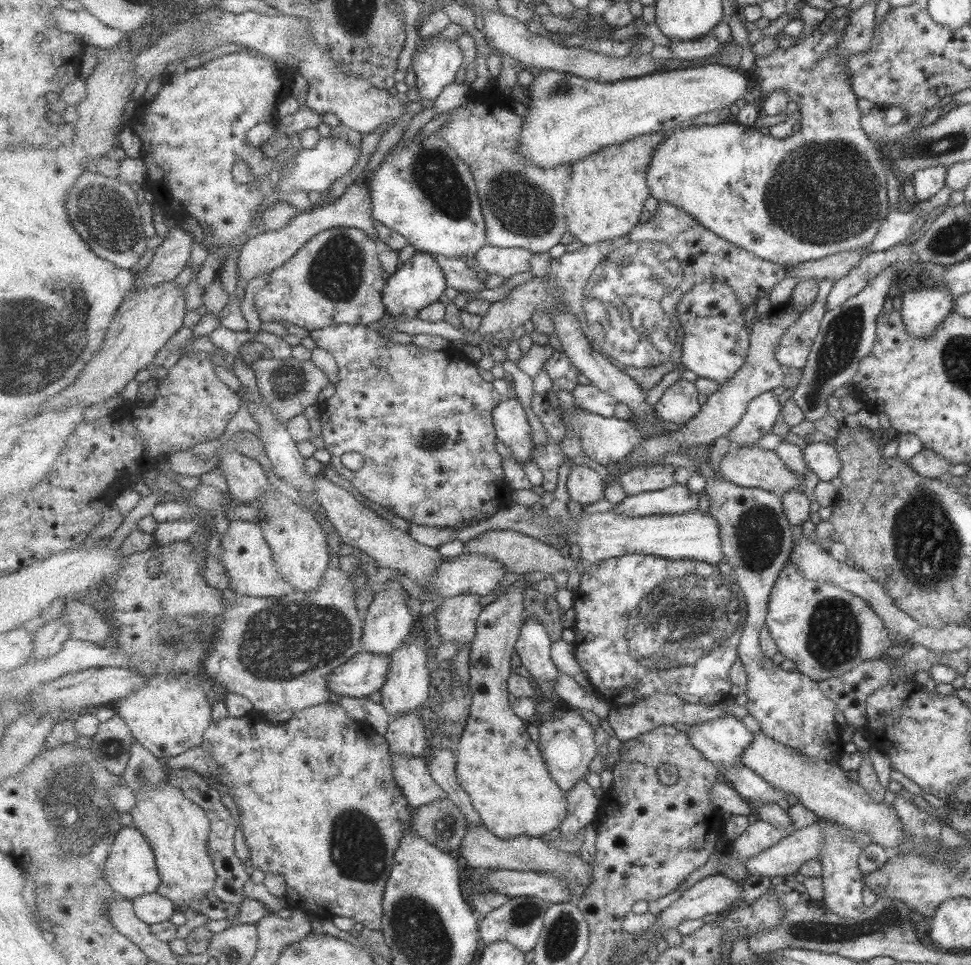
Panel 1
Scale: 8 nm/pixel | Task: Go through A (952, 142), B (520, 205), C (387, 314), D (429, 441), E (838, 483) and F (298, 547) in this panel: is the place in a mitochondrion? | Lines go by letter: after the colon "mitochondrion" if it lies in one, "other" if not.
A: mitochondrion
B: mitochondrion
C: other
D: mitochondrion
E: other
F: other

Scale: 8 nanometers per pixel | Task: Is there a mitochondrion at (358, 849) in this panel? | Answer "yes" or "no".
yes

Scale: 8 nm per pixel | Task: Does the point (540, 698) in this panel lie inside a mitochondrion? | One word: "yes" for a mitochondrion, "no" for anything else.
no

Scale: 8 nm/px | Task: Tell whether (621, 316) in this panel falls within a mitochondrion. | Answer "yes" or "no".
yes

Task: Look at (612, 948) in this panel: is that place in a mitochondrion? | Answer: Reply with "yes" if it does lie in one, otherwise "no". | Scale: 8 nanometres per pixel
no

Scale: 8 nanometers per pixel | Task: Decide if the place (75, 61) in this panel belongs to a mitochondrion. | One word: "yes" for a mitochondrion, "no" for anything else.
no

